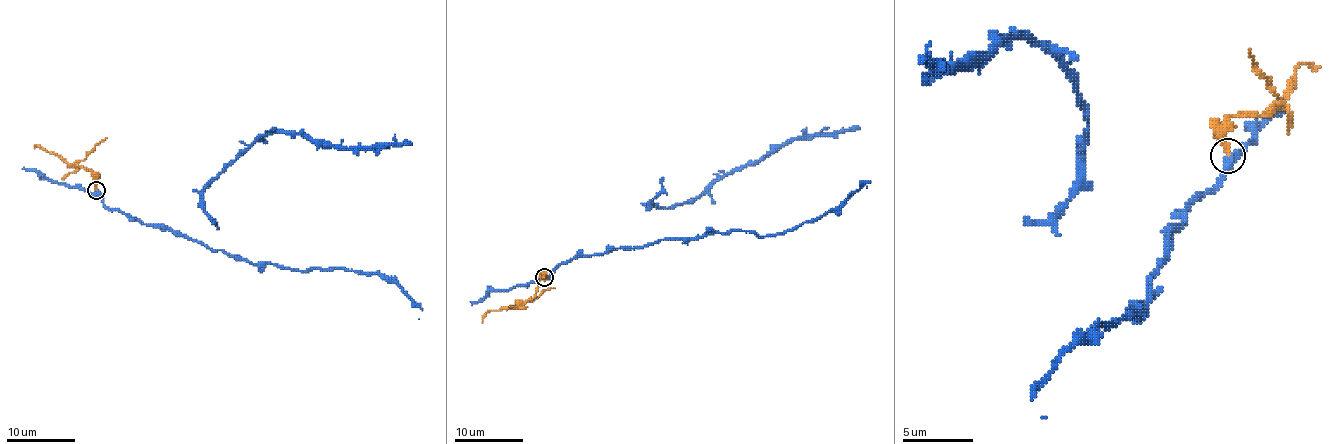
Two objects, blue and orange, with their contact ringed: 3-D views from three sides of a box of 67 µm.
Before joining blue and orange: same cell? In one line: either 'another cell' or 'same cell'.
another cell

